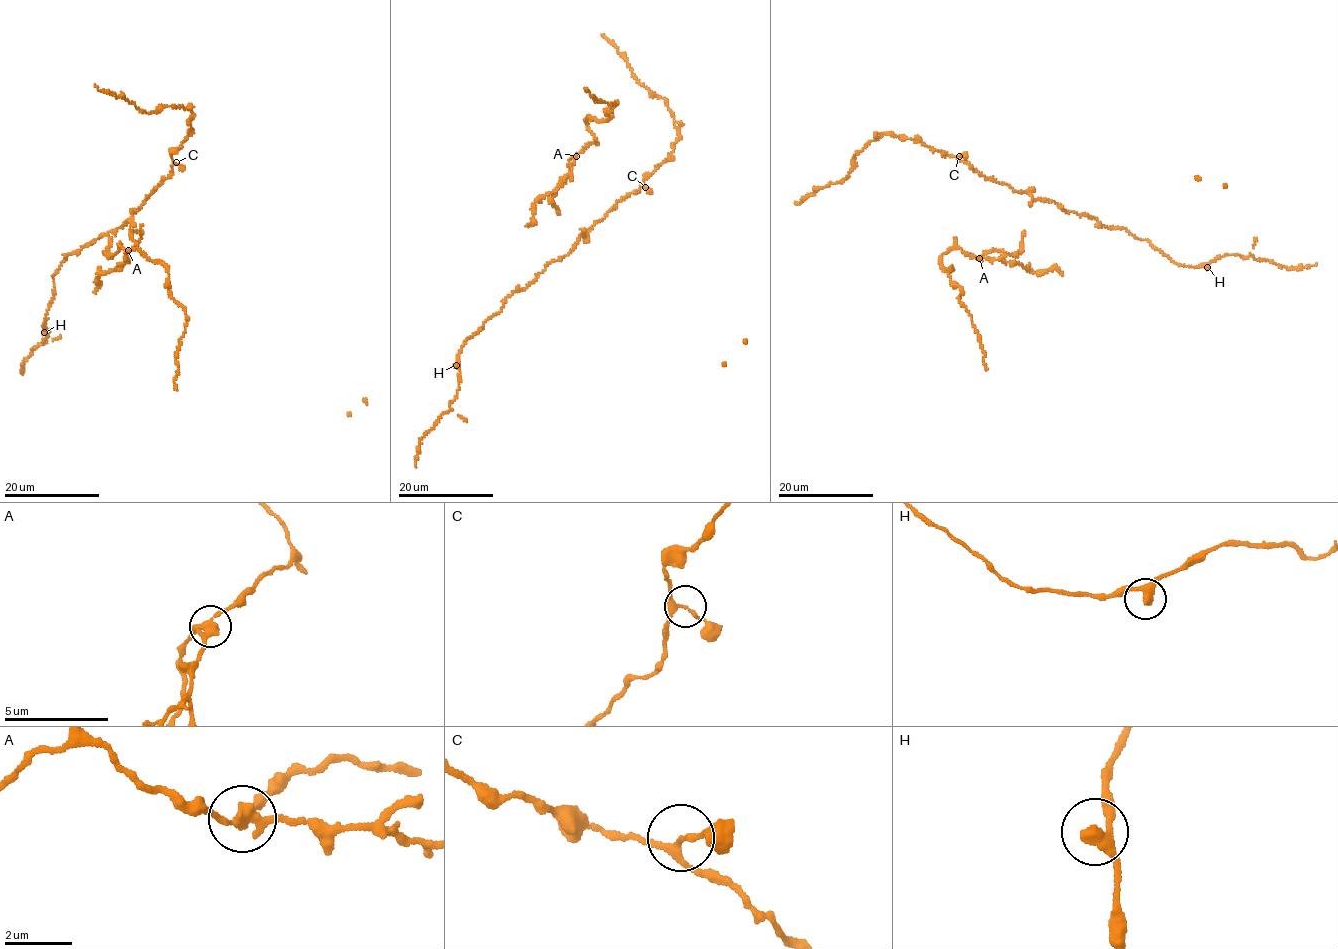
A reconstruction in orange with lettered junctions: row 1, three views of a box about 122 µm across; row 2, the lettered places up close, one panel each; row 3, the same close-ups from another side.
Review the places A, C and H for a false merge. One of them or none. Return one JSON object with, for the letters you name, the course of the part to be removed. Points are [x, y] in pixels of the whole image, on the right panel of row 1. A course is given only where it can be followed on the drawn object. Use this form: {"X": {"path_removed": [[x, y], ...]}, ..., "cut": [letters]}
{"A": {"path_removed": [[979, 257], [1021, 264], [1031, 271], [1054, 268], [1062, 275]]}, "cut": ["A"]}

